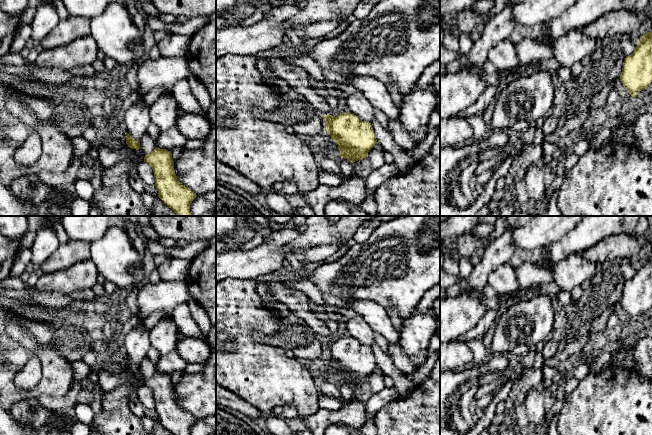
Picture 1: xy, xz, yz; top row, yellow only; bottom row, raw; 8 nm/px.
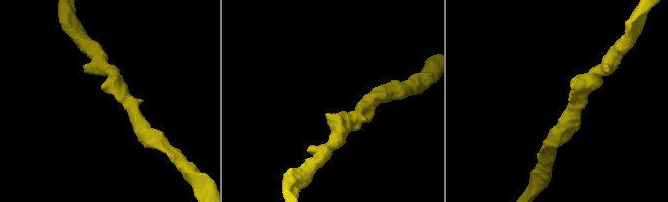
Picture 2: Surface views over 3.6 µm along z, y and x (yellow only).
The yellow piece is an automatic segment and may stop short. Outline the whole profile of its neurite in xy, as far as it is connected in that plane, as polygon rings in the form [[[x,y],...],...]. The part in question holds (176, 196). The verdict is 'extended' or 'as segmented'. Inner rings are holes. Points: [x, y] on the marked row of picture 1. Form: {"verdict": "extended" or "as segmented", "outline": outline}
{"verdict": "as segmented", "outline": [[[155,149],[144,157],[153,169],[158,197],[178,216],[192,216],[190,204],[196,194],[182,185],[175,174],[172,153],[166,149]]]}

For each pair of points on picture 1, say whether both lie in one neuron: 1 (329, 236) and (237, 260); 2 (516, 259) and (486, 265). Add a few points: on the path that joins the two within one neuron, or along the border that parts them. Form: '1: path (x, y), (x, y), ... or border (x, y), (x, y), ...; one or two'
1: path (306, 237), (281, 242), (264, 259), (260, 260); one
2: border (515, 249), (507, 261); two

